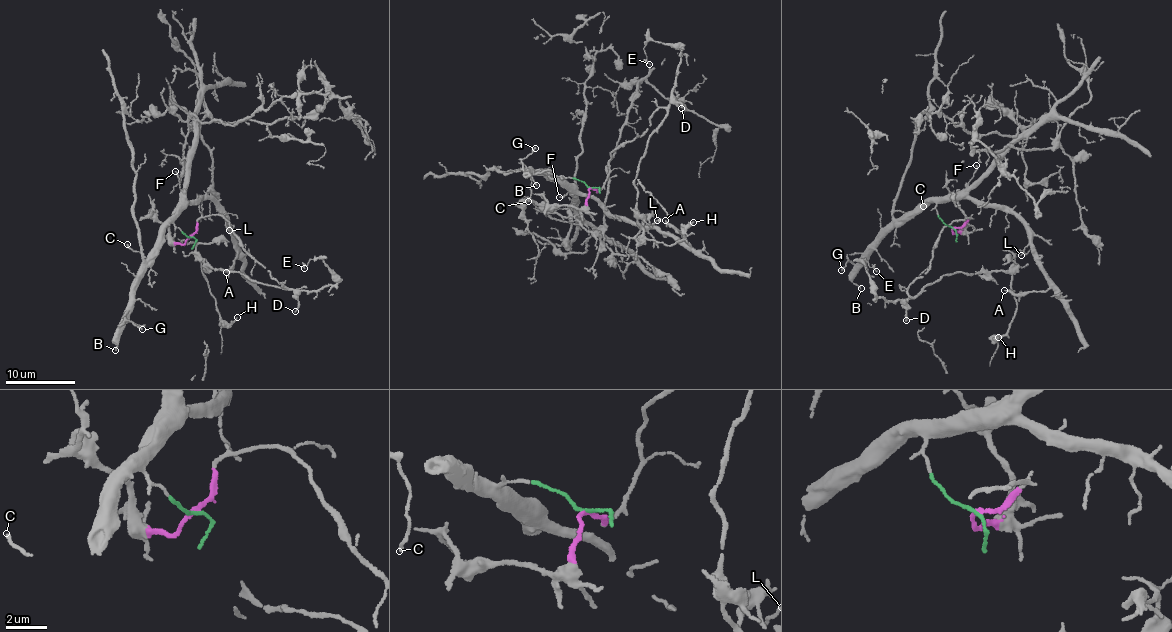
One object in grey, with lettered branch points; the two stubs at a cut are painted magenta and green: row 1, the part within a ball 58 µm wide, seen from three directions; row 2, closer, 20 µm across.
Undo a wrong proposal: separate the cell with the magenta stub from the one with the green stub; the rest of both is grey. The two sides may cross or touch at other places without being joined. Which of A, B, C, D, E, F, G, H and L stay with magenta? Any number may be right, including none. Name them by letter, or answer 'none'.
D, E, H

